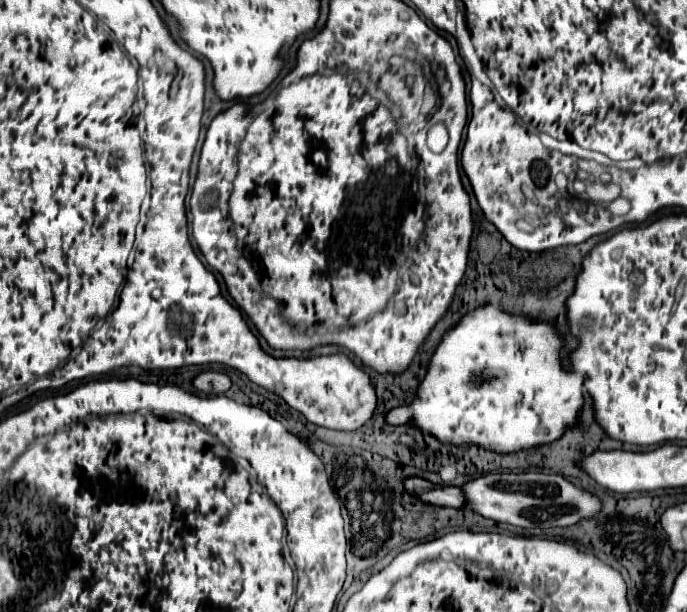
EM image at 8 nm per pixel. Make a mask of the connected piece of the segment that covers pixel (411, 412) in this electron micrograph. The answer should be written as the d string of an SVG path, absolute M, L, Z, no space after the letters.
M482 306L482 308L476 308L474 312L466 314L456 328L452 328L448 334L444 334L442 342L438 344L434 356L432 356L432 362L430 362L430 368L426 372L426 378L422 380L420 388L418 388L418 396L416 400L410 404L410 406L404 406L404 408L394 408L386 414L386 422L388 424L408 424L408 420L414 420L416 428L420 428L424 434L432 434L436 436L440 442L450 442L450 444L480 444L484 448L490 448L494 452L518 452L518 450L528 450L532 446L542 446L542 444L548 444L552 440L556 440L558 436L562 436L564 428L566 426L574 426L576 422L576 416L578 416L578 410L580 410L580 404L583 402L583 394L588 393L588 380L586 378L586 372L584 370L576 370L571 367L570 370L566 370L563 366L560 366L560 340L558 340L558 334L554 330L552 324L546 324L546 322L534 322L526 316L508 316L508 314L500 314L494 306Z

